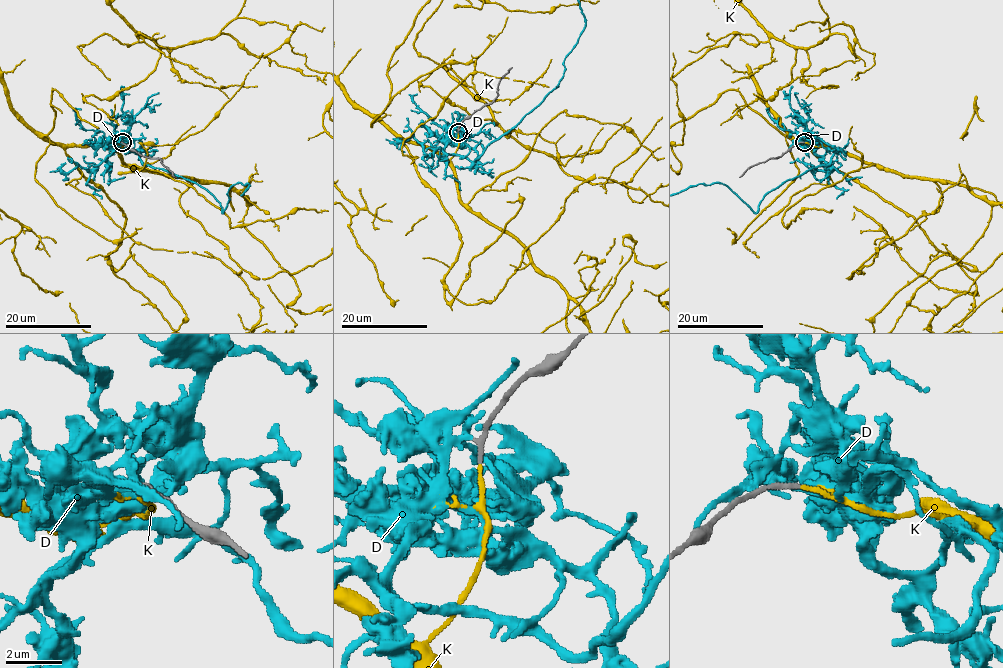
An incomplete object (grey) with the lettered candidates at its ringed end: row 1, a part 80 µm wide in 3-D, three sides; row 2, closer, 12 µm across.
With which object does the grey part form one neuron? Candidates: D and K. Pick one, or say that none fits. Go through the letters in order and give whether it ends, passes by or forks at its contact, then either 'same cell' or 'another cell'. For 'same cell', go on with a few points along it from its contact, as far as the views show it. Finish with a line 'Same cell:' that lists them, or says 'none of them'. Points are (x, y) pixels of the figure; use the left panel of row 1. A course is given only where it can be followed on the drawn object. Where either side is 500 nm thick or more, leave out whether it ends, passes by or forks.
D: it ends | another cell
K: it ends | same cell
Same cell: K

